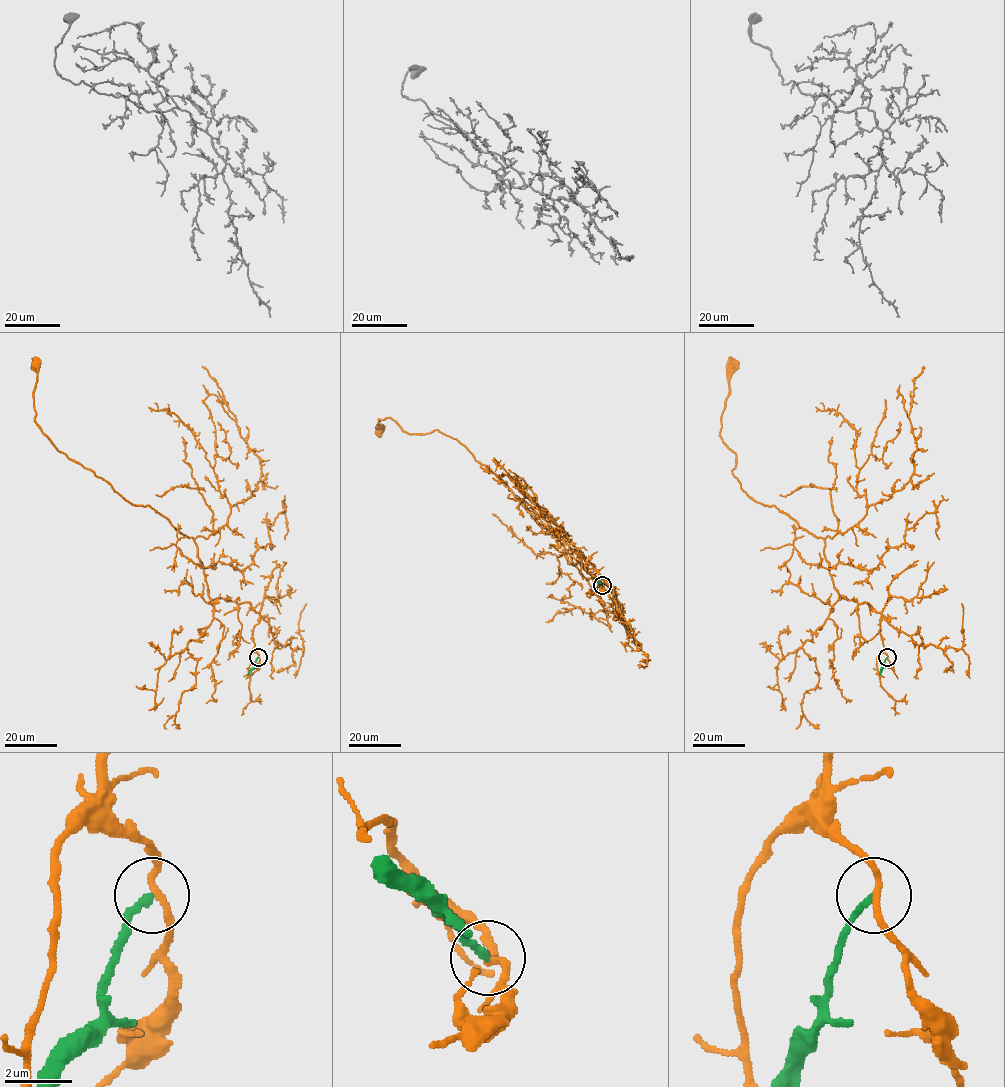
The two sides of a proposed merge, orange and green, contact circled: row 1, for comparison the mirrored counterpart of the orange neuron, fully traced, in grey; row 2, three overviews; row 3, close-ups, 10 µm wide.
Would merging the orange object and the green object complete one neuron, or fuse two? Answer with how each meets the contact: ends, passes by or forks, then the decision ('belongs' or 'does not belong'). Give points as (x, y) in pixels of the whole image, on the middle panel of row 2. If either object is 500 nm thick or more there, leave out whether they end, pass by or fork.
orange passes by; green ends; does not belong

